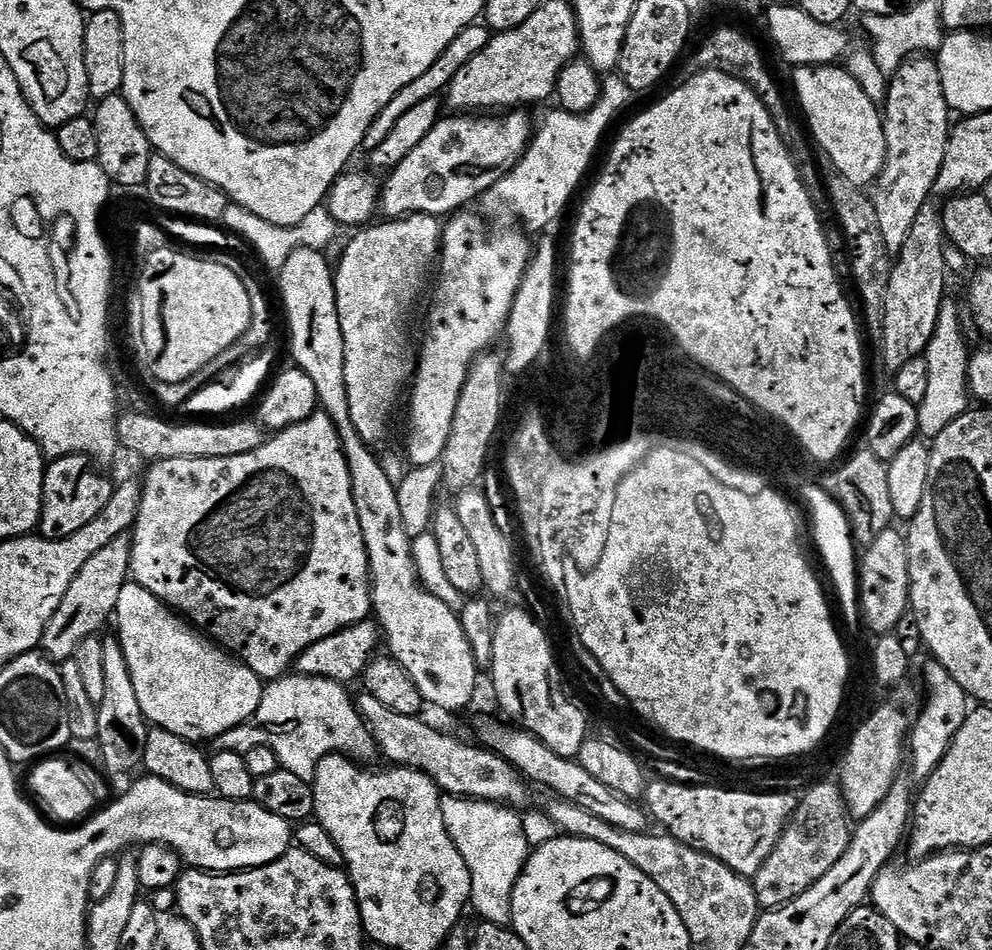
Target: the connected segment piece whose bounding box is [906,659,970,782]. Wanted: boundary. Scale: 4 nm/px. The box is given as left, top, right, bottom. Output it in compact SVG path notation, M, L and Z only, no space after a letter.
M929 659L928 665L924 668L924 688L928 691L928 697L924 700L924 709L920 712L920 717L915 717L914 723L910 728L910 735L906 740L906 748L912 751L912 776L916 782L923 782L934 774L938 768L938 762L946 756L946 750L954 742L958 730L962 730L962 722L966 722L970 711L970 698L958 682L938 661Z

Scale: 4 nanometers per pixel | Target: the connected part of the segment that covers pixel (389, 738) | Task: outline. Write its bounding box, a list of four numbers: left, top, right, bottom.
[355,695,529,810]

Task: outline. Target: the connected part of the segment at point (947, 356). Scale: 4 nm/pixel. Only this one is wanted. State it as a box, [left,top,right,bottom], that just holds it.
[918,298,970,438]

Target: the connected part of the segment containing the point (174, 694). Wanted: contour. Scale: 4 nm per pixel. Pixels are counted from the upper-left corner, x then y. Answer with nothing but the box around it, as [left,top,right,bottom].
[114,582,266,742]

